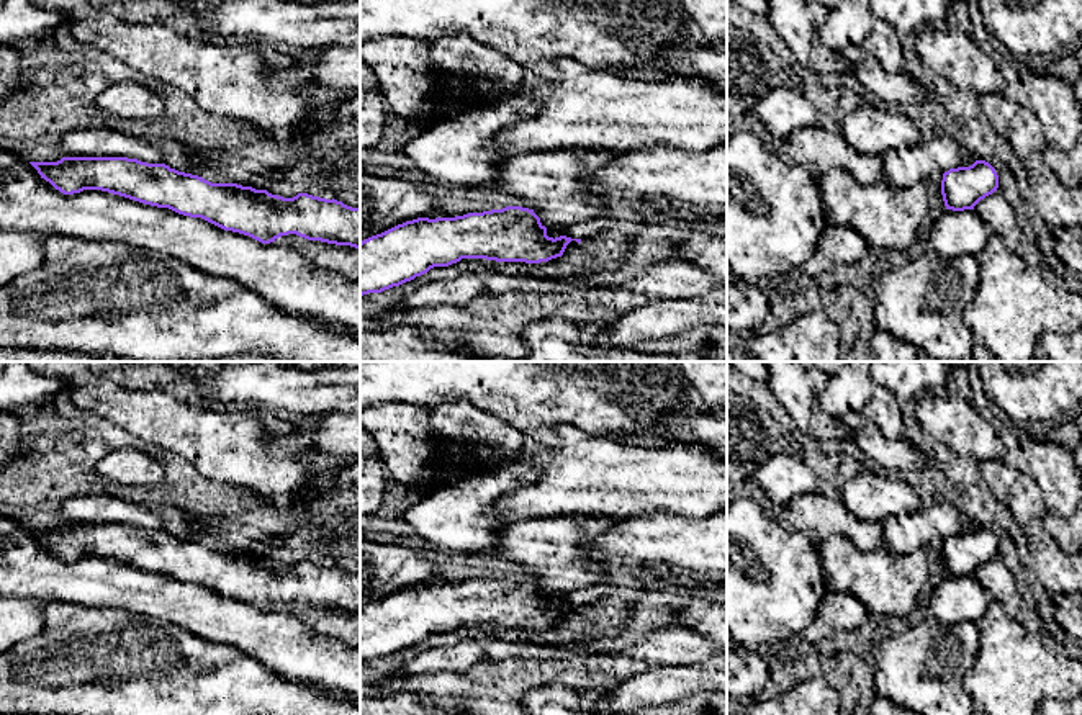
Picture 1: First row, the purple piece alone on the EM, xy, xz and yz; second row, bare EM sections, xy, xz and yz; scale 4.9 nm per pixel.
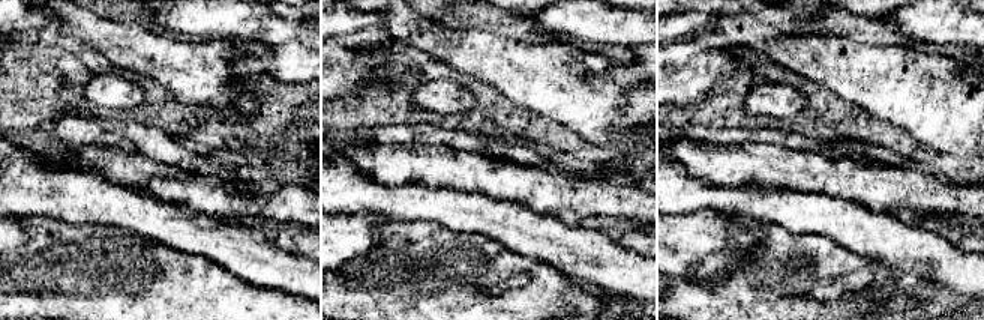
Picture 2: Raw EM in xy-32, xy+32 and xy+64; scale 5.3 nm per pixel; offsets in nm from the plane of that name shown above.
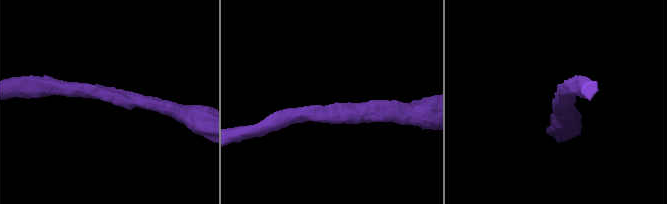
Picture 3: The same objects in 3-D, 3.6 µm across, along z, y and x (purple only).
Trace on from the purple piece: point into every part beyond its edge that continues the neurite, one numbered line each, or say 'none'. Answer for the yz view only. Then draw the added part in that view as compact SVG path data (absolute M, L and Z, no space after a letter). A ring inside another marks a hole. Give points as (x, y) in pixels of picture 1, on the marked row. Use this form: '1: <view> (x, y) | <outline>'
none

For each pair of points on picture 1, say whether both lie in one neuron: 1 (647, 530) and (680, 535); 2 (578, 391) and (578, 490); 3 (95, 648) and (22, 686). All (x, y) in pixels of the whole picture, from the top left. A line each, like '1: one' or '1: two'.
1: one
2: two
3: one

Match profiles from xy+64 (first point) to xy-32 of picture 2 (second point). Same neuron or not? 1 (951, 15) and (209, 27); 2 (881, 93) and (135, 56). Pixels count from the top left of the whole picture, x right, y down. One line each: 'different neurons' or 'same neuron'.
1: same neuron
2: same neuron

